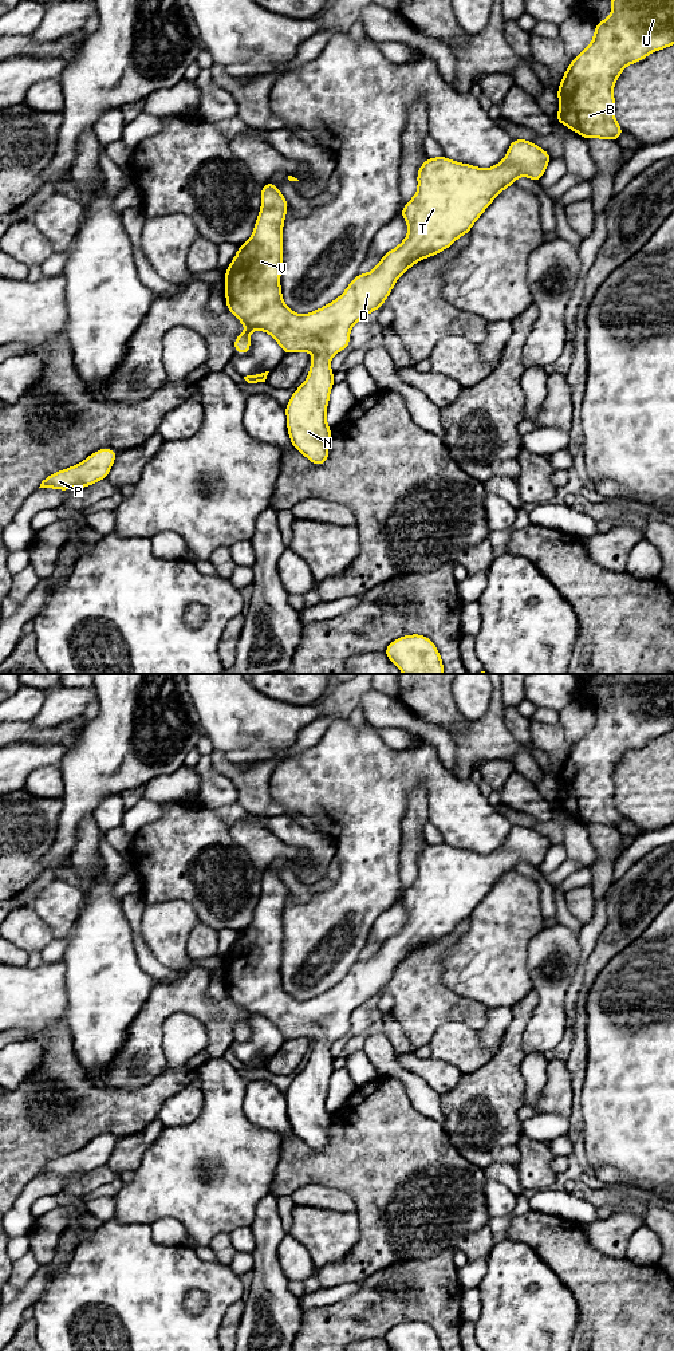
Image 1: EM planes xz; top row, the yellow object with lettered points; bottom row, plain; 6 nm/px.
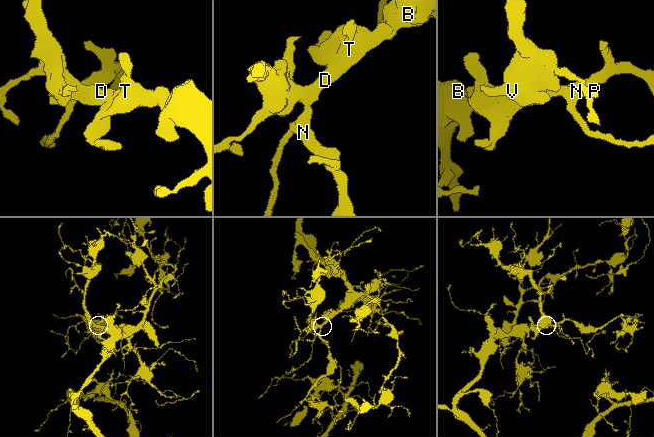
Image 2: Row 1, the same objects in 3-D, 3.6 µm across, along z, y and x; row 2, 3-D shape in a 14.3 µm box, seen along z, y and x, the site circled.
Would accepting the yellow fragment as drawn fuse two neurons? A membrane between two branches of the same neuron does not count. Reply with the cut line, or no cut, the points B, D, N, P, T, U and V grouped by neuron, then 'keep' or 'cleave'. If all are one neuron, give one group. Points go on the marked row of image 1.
cut none; groups B D N P T U V; keep

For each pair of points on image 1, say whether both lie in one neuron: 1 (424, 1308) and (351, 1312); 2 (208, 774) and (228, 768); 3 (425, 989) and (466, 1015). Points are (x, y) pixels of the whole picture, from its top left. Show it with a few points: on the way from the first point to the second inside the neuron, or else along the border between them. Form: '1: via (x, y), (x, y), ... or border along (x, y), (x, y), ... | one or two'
1: via (406, 1308), (375, 1308), (369, 1312) | one
2: border along (209, 756), (213, 768), (232, 783), (236, 794) | two
3: via (436, 1000), (441, 1005), (456, 1008) | one

